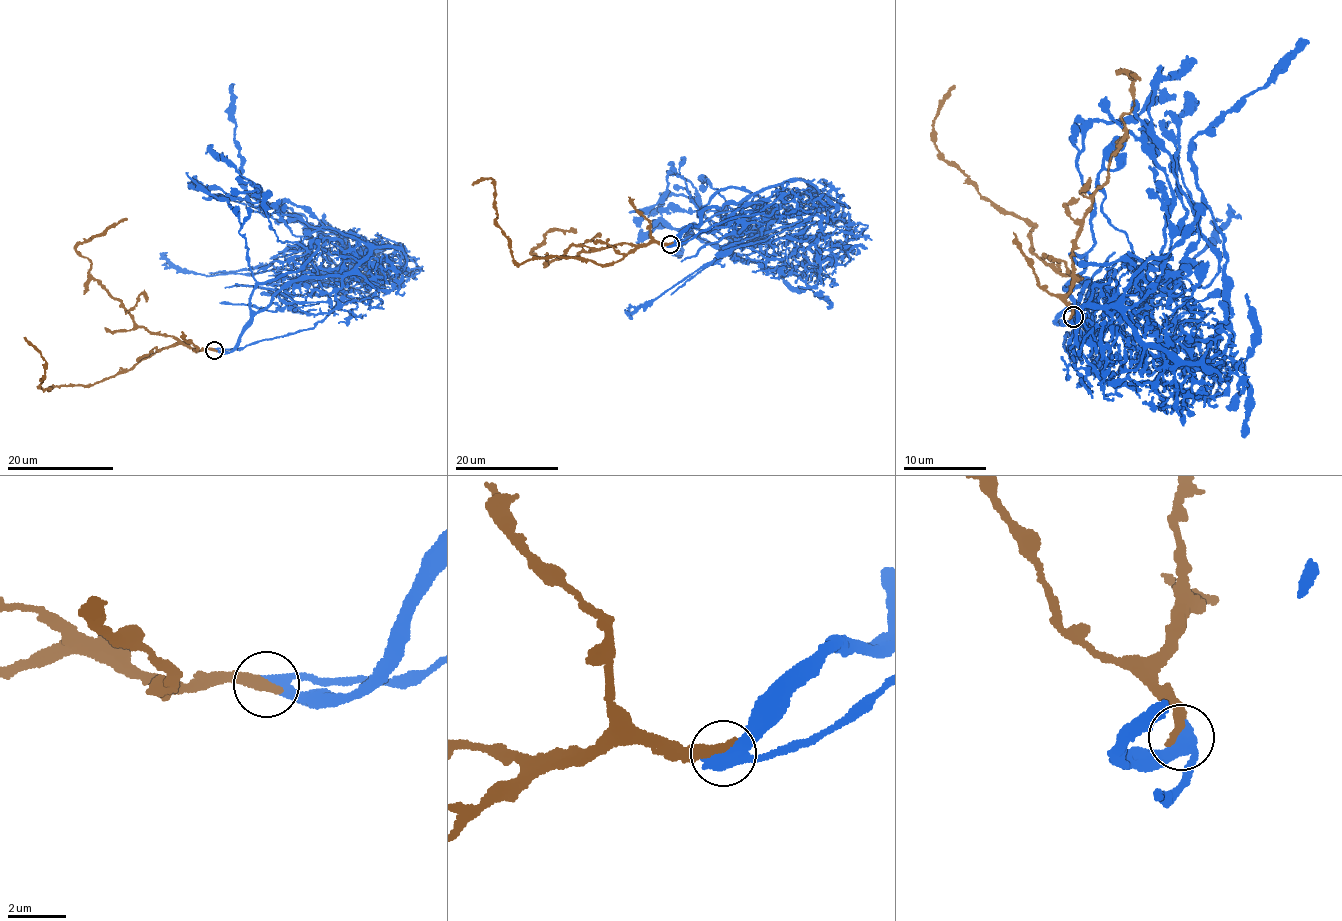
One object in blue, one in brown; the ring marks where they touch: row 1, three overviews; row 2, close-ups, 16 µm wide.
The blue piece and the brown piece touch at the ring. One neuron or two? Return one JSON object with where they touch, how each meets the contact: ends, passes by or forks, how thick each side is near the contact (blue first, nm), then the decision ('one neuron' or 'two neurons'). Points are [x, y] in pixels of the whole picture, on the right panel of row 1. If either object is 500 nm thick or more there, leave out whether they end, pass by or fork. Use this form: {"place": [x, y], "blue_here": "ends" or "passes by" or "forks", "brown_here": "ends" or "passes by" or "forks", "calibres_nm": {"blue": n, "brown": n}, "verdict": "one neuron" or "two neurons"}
{"place": [1073, 317], "blue_here": "passes by", "brown_here": "ends", "calibres_nm": {"blue": 440, "brown": 400}, "verdict": "two neurons"}

